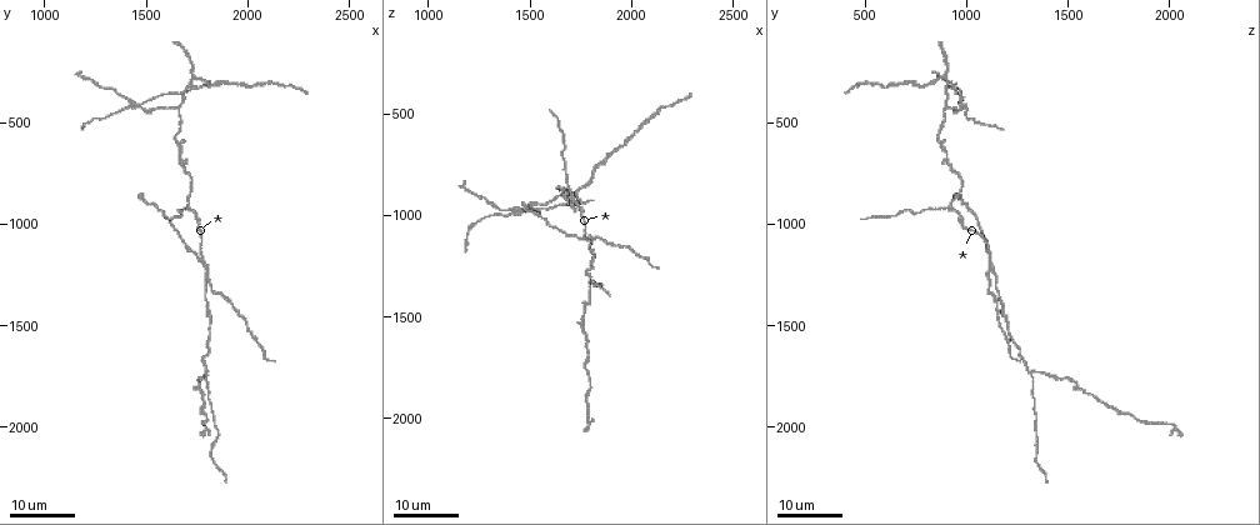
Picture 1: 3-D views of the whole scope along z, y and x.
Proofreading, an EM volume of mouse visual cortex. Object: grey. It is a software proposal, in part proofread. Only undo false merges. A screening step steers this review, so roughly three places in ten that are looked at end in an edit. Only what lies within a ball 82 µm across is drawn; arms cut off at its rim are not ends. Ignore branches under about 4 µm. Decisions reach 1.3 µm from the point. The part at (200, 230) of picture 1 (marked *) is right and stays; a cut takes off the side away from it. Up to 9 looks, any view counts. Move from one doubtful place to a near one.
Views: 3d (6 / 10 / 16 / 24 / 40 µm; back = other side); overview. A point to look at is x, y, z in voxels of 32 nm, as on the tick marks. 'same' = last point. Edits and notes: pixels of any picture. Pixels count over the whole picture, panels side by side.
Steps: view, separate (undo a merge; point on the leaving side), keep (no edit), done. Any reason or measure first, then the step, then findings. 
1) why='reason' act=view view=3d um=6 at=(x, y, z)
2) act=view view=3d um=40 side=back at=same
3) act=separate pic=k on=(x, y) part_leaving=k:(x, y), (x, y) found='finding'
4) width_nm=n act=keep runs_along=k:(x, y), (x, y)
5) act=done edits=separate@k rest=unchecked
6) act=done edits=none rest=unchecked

why='small branch off a trunk' act=view view=3d um=24 at=(1710, 910, 920)

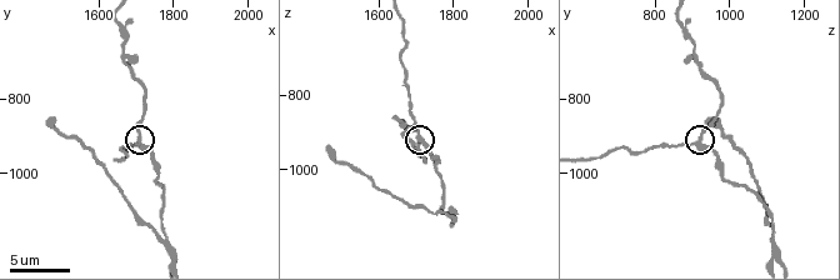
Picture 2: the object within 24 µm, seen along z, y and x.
act=view view=3d um=6 at=(1710, 910, 910)

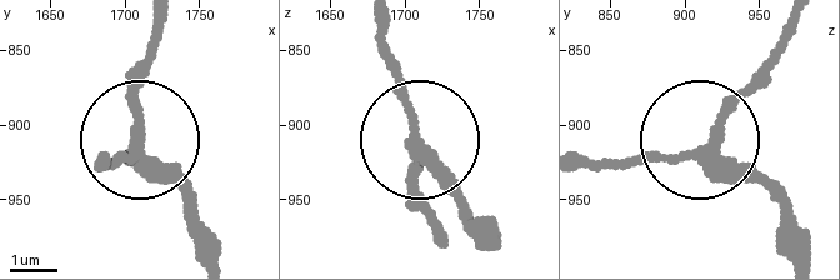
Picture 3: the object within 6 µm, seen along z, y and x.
side_arm_um=16 act=keep runs_along=3:(491, 250), (411, 130), (384, 23) found='continuous, no second cell'

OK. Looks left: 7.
why='thin neck' act=view view=3d um=6 at=(1670, 660, 900)

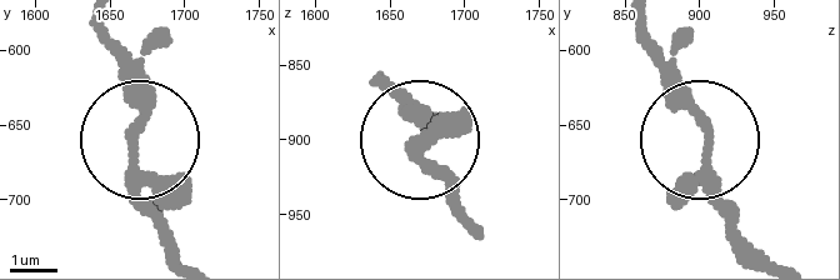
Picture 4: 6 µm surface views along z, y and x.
width_nm=220 act=keep runs_along=4:(468, 218), (419, 158), (419, 121), (400, 90) found='one cell here'

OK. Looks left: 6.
why='arms part here' act=view view=3d um=24 at=(1660, 420, 900)

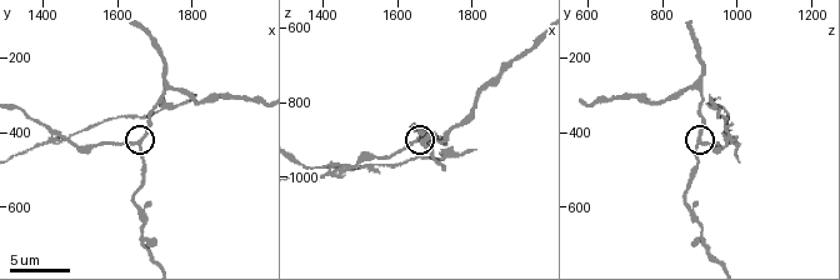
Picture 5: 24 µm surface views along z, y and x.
act=view view=3d um=6 at=(1660, 430, 900)

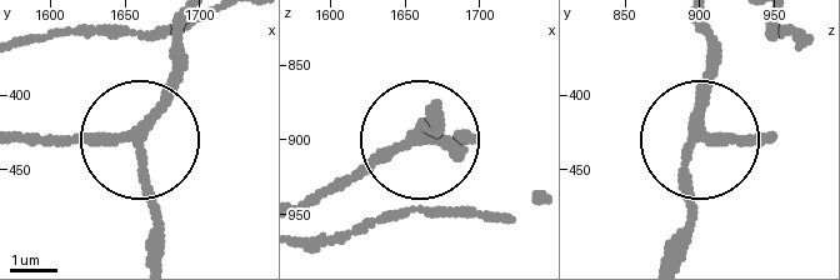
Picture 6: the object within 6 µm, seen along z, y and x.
width_nm=210 act=keep runs_along=6:(670, 250), (694, 203), (681, 166), (690, 146), (773, 143) found='all the same cell'

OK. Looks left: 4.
why='looks like a crossing' act=view view=3d um=16 at=(1470, 410, 980)

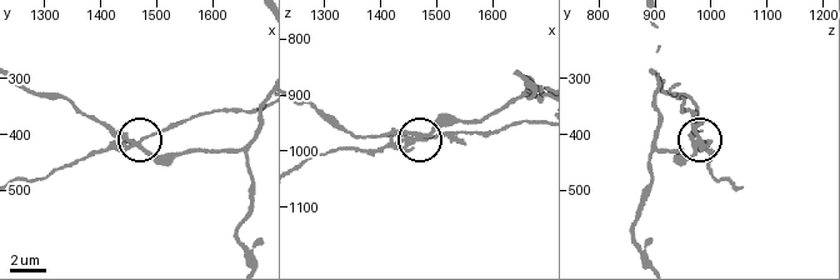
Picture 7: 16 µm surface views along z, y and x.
side_arm_um=13 arms=4 act=separate pic=7 on=(109, 144) found='a second cell is stuck on'

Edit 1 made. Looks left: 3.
act=done edits=separate@7 rest=unchecked

